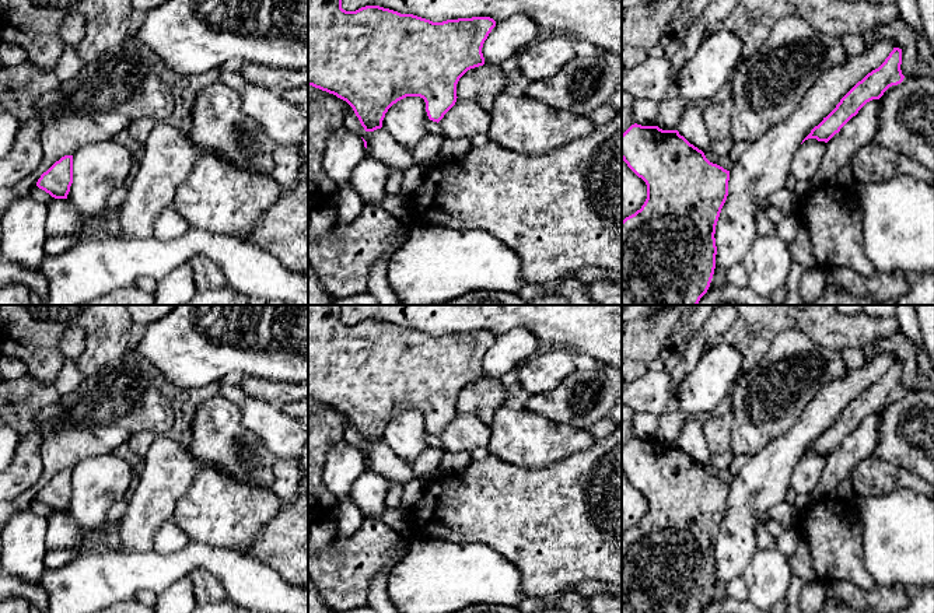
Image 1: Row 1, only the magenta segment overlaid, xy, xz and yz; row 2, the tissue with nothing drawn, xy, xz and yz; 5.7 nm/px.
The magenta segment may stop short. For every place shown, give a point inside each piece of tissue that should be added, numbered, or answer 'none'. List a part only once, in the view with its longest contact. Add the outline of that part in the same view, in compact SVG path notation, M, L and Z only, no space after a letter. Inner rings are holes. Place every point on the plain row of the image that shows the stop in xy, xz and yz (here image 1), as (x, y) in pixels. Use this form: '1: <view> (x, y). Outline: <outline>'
none

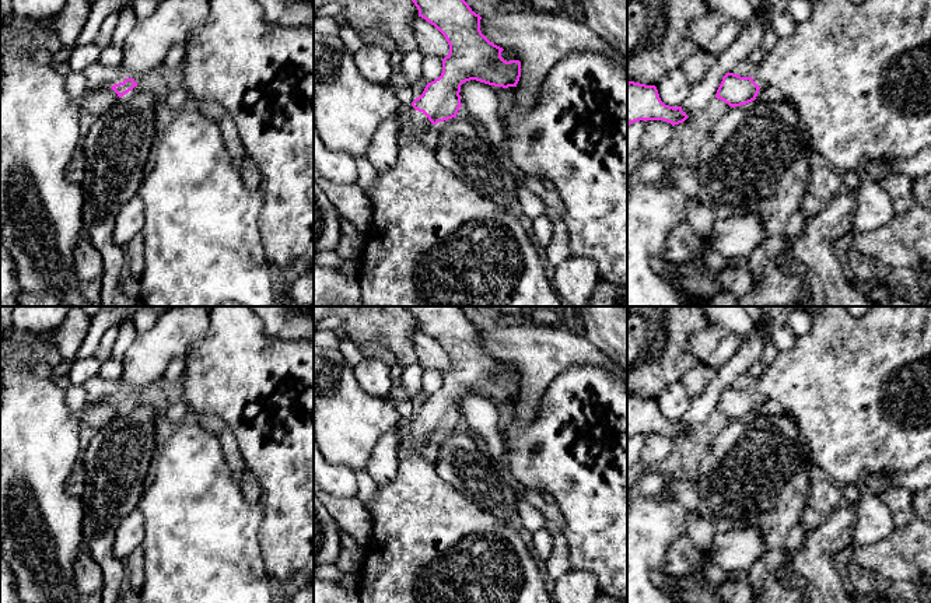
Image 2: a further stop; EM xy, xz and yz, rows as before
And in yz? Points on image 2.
1: yz (763, 407). Outline: M760 402L756 413L774 413L777 410L774 404Z

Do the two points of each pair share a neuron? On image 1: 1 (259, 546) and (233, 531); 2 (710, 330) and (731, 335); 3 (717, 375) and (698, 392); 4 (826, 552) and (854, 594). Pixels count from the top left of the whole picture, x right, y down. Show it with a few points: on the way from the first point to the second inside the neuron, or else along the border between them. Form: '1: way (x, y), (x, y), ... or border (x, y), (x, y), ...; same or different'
1: border (273, 517), (254, 538), (247, 553); different
2: border (737, 319), (720, 337); different
3: way (713, 378), (702, 389); same
4: border (825, 582), (850, 581), (867, 588), (875, 585); different

